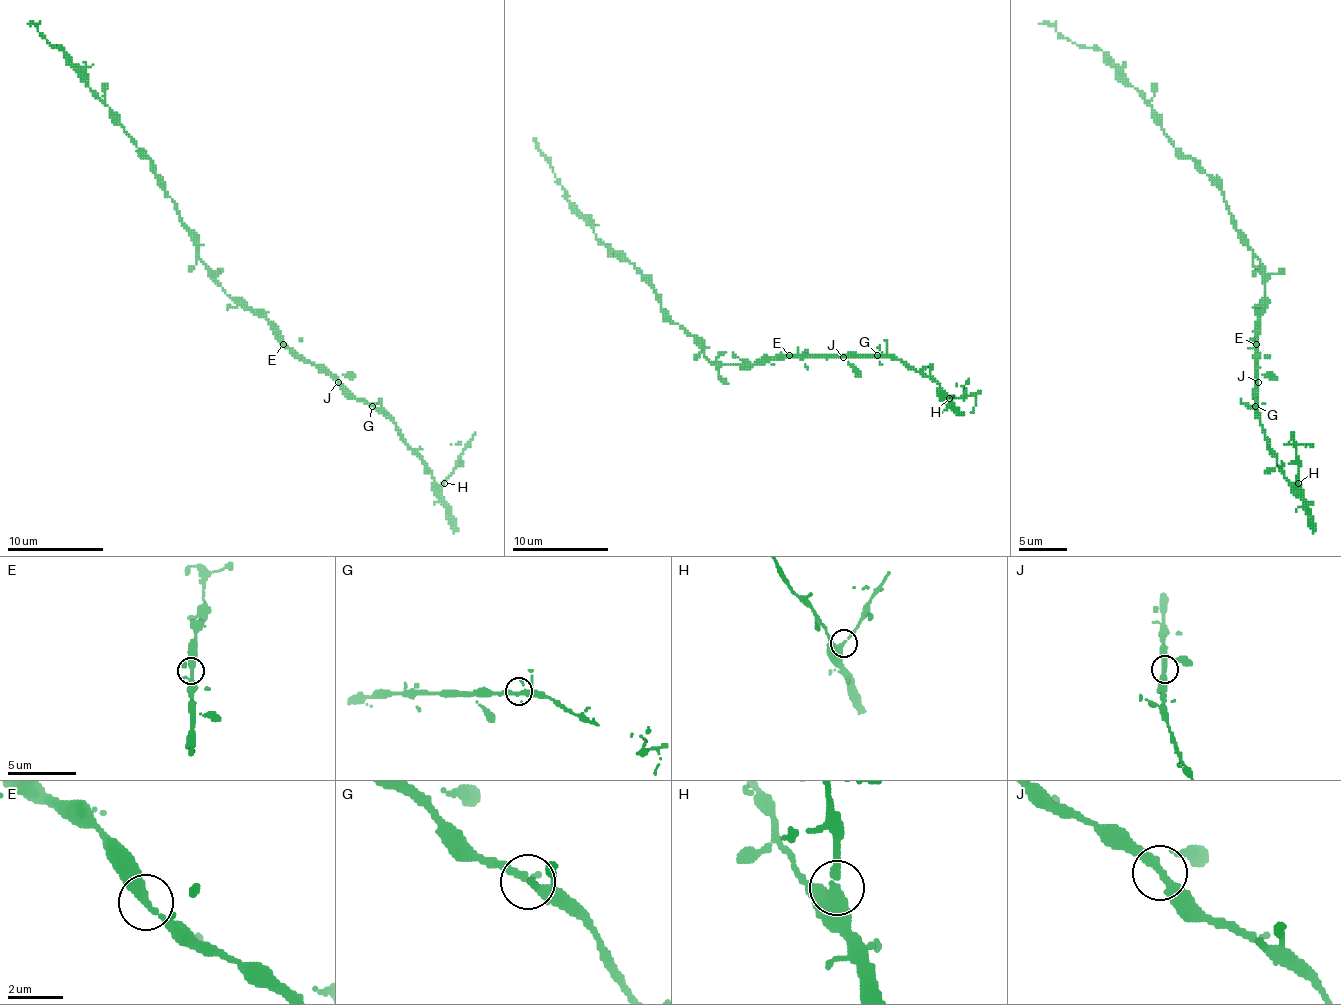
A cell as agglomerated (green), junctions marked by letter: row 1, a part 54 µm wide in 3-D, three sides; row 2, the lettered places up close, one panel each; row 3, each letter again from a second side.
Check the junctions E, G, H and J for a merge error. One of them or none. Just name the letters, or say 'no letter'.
no letter

